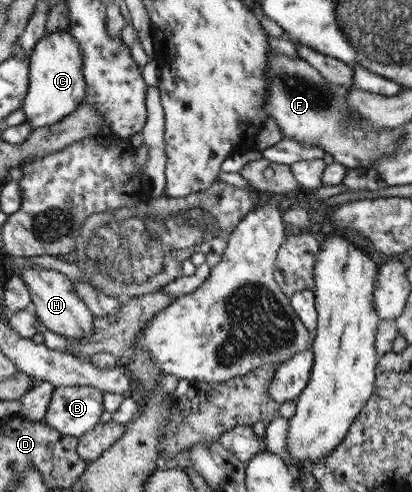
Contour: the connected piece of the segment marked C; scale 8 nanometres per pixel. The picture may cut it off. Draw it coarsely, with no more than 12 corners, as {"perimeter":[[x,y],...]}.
{"perimeter":[[51,32],[27,61],[21,110],[37,128],[75,112],[88,88],[84,50]]}

